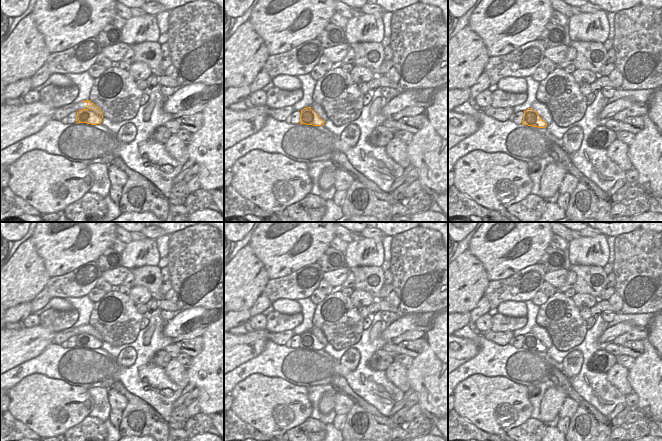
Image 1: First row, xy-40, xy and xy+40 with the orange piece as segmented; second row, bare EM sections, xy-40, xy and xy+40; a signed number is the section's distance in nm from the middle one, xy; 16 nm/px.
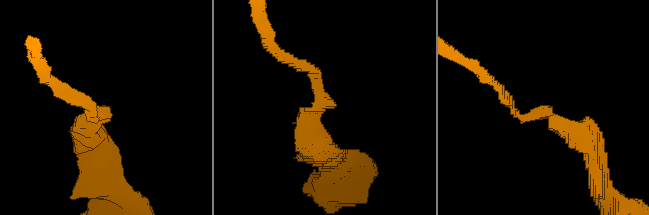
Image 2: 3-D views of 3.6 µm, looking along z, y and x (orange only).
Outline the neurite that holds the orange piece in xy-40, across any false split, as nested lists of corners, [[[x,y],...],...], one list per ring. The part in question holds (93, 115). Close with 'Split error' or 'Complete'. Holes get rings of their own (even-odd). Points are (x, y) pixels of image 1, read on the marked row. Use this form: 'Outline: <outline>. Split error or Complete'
Outline: [[[90,100],[82,101],[86,102],[86,109],[79,110],[76,116],[77,123],[87,123],[91,125],[101,124],[103,115],[101,109],[92,103]]]. Complete

